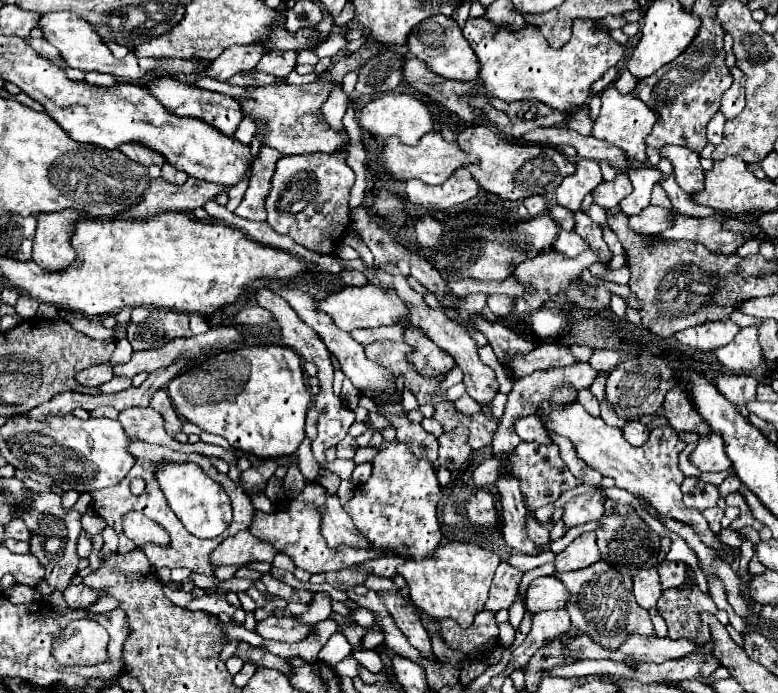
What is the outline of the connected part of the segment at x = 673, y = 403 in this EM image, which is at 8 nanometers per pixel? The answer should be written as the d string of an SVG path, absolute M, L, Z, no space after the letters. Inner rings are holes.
M673 387L665 395L663 413L667 419L667 425L677 433L697 433L699 437L705 437L711 433L709 425L703 423L699 413L691 407L687 395L681 391L681 387Z

